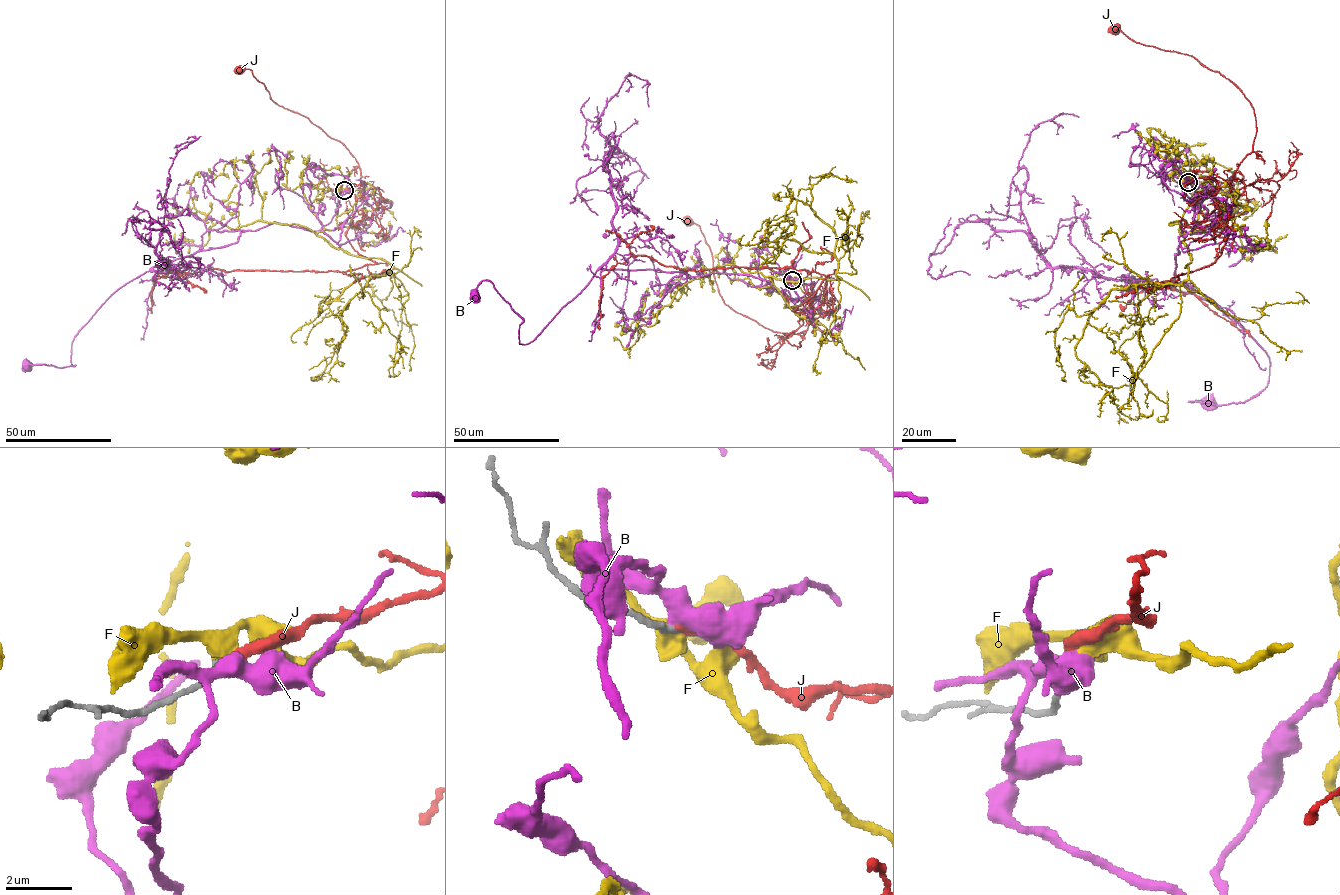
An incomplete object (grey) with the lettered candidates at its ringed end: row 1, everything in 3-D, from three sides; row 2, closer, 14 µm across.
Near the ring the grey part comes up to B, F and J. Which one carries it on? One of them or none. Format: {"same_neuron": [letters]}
{"same_neuron": ["J"]}

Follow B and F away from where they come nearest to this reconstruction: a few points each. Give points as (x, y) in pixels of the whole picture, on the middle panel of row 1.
B: (792, 280), (783, 294), (746, 275), (599, 269), (526, 344), (523, 319), (494, 285), (483, 280), (475, 296)
F: (792, 280), (808, 298), (784, 308), (765, 276), (841, 279), (834, 232), (790, 190), (764, 241)

